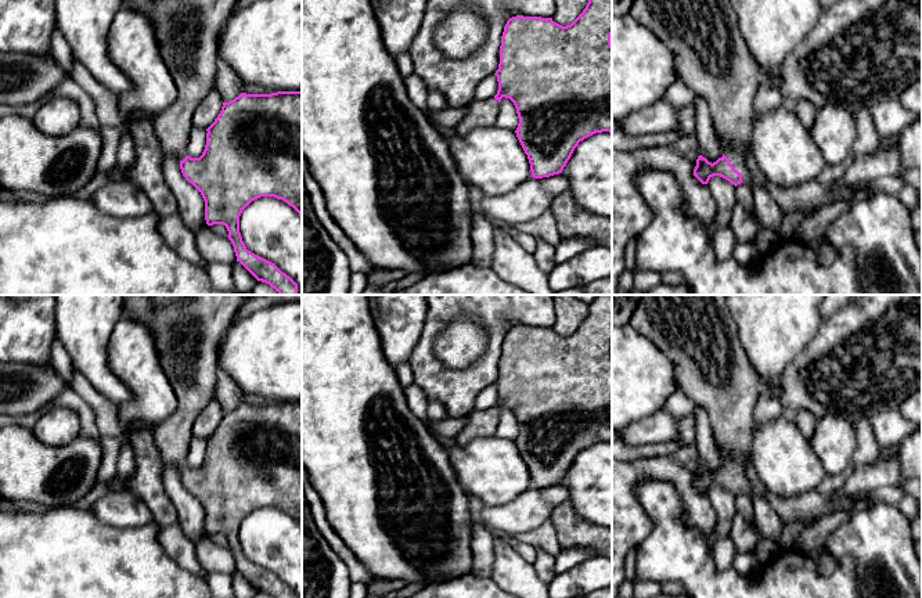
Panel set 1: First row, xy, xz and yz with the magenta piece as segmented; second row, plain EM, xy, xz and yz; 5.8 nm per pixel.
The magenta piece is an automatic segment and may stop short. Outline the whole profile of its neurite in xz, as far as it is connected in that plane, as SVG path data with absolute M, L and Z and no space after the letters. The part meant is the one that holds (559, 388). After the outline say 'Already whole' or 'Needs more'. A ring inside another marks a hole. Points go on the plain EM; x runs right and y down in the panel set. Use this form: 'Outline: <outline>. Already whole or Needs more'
Outline: M597 295L583 323L566 336L552 328L516 325L501 346L498 400L491 408L475 408L457 435L458 444L494 436L503 407L509 408L519 428L516 447L527 465L532 487L562 483L575 458L584 448L612 443L612 295Z. Needs more

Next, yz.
Outline: M642 295L630 324L670 359L677 390L707 413L717 448L725 455L723 466L713 473L699 465L694 486L702 494L720 486L735 497L741 493L750 496L746 468L752 462L753 411L761 386L741 346L727 295Z. Needs more

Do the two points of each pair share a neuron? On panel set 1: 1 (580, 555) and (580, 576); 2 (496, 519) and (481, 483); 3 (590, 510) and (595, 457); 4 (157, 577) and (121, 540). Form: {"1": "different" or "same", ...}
{"1": "different", "2": "different", "3": "same", "4": "same"}

